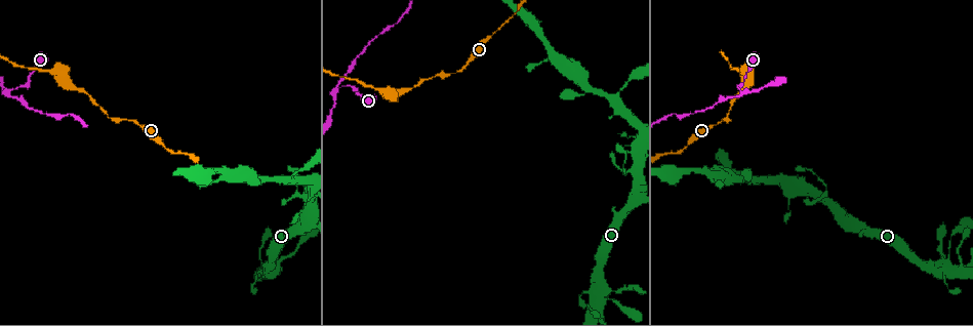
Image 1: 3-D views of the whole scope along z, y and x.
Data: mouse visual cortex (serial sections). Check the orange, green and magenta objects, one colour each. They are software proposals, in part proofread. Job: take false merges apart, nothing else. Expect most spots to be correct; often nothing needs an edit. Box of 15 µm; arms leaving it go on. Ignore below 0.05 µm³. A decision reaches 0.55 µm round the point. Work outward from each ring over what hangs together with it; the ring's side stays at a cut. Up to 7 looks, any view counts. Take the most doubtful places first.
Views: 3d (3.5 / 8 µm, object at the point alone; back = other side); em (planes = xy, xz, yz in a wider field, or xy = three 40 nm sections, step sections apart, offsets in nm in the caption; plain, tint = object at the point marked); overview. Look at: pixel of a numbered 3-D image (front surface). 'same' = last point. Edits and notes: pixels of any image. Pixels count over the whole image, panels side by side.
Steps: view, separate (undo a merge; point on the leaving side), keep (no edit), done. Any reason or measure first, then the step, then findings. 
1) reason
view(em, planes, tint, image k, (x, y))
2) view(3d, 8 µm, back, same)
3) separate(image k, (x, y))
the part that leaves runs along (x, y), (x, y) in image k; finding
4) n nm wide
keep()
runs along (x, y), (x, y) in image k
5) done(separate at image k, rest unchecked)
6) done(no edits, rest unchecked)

side arm on a straight run
view(3d, 3.5 µm, image 1, (337, 90))

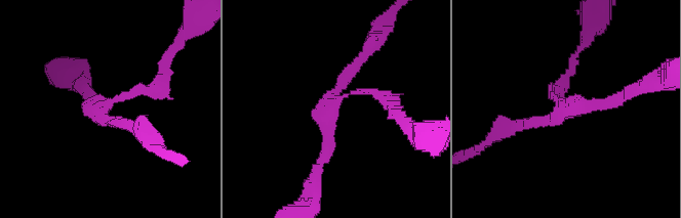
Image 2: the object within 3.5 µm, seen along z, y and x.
3 arms; arms of 150, 200, 200 nm; now the EM
view(em, xy, step 2, tint, image 2, (562, 105))

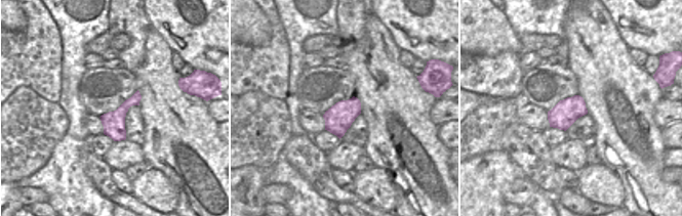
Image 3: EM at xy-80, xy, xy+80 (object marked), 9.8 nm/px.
260 nm wide
keep()
runs along (567, 77), (554, 118), (514, 127) in image 2; all the same cell

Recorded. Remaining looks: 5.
abrupt turn
view(em, xy, step 5, tint, image 1, (623, 172))

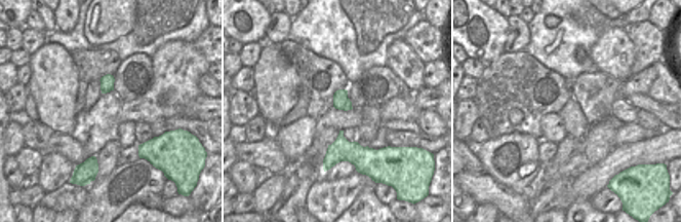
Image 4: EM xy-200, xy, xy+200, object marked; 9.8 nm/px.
view(3d, 3.5 µm, same)

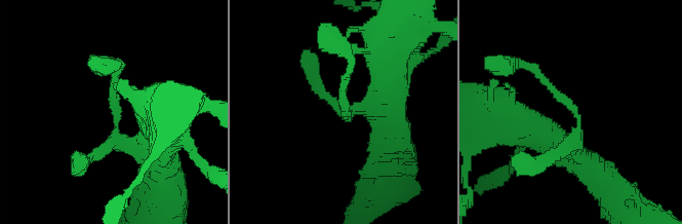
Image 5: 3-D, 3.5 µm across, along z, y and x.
keep()
runs along (574, 156), (577, 115), (532, 68) in image 5; one cell here

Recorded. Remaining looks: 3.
thin neck
view(3d, 8 µm, image 1, (259, 268))

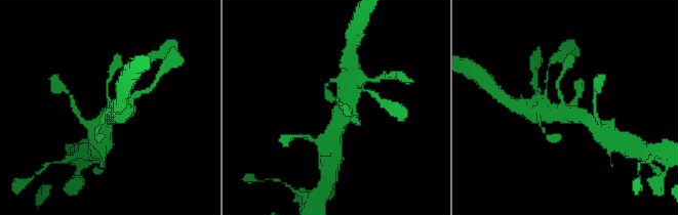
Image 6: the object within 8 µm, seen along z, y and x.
view(em, xy, step 2, tint, image 6, (561, 106))

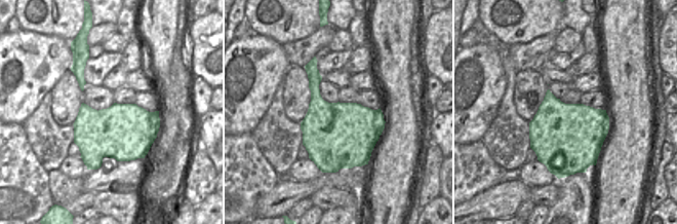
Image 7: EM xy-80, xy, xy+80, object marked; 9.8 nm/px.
keep()
runs along (355, 76), (341, 122), (333, 124) in image 6; all the same cell

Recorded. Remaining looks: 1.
done(no edits, rest unchecked)

